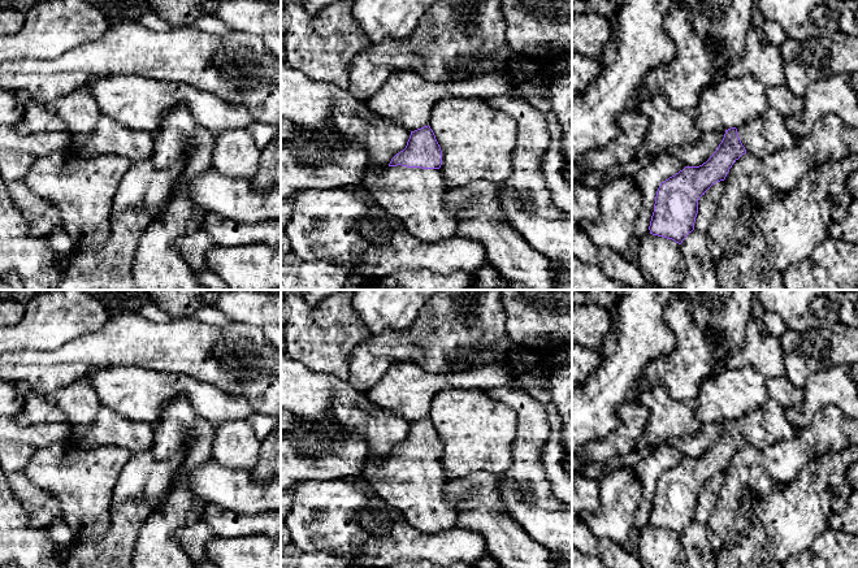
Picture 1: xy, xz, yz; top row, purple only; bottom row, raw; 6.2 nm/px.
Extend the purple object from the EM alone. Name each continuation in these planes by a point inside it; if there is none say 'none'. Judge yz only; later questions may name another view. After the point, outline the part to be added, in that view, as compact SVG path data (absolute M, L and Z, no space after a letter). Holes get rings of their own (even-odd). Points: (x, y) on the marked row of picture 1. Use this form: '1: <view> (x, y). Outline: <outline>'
1: yz (763, 135). Outline: M770 108L764 116L737 127L738 138L746 149L759 159L784 148L792 148L798 139L786 127L786 118Z

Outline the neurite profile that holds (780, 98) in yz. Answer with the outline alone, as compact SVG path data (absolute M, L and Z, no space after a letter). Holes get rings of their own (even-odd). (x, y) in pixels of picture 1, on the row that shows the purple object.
M786 84L767 87L768 104L785 118L798 116L805 105L803 96L796 96Z

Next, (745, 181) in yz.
M742 155L729 169L724 179L724 192L707 230L708 252L714 260L723 253L736 253L749 238L749 229L742 224L740 207L749 200L755 211L759 205L781 198L764 174L763 160Z

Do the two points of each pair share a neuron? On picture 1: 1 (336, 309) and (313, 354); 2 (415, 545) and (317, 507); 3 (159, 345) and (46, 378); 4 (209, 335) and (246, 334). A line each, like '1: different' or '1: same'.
1: same
2: same
3: same
4: different

